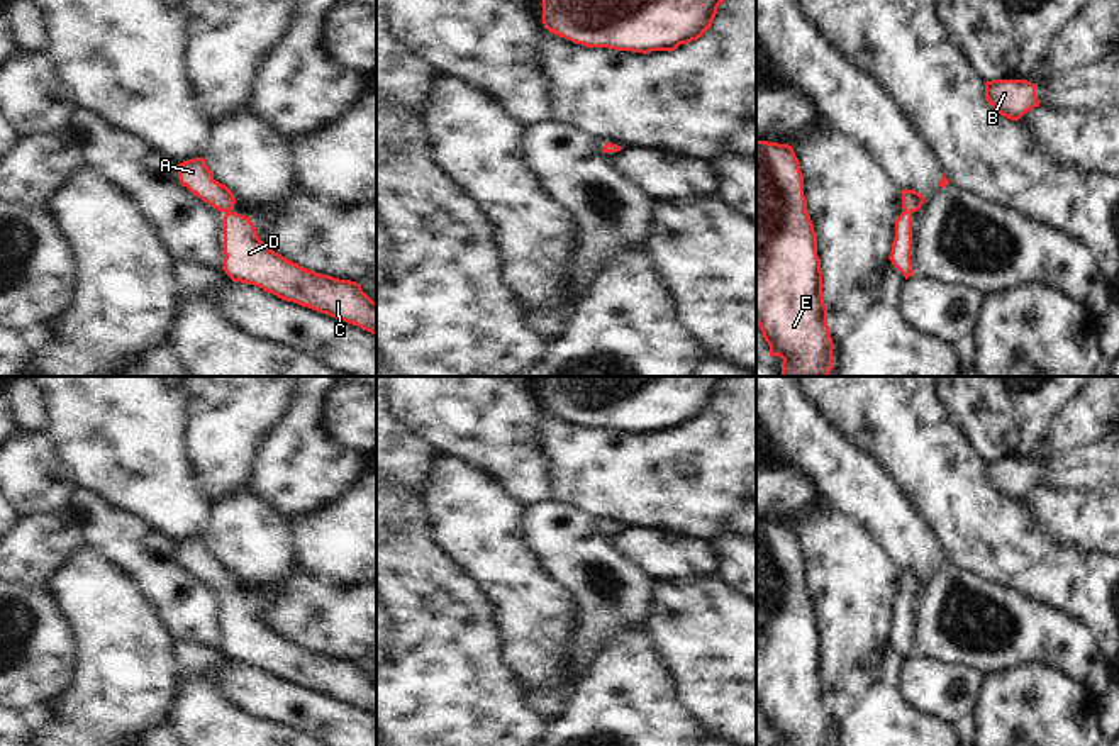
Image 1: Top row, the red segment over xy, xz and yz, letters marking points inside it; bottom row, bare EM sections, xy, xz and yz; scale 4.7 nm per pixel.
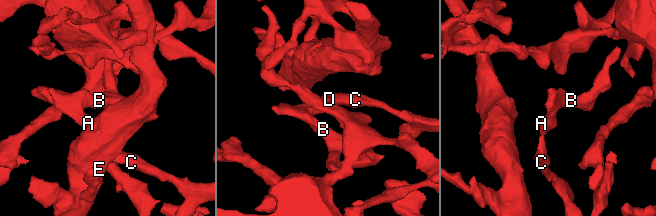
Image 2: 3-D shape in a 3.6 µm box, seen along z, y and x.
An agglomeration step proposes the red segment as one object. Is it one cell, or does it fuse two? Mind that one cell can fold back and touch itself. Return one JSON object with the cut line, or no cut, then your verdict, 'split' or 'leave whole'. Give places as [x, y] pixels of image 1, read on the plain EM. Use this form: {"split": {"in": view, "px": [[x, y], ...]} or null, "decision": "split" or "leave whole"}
{"split": null, "decision": "leave whole"}

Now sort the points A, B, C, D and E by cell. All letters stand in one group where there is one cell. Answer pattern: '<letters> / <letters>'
A B C D E

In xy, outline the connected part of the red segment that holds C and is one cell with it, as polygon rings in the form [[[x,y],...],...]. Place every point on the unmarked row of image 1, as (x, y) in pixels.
[[[203,537],[180,543],[178,558],[193,575],[225,593],[222,649],[232,661],[259,666],[281,680],[376,714],[376,682],[361,665],[310,651],[270,629],[251,598],[232,590],[234,573],[214,560]]]

